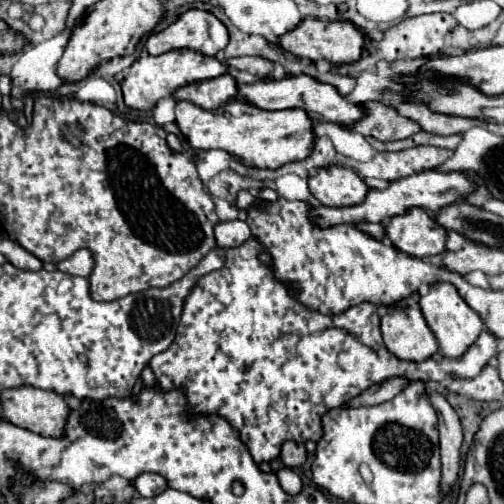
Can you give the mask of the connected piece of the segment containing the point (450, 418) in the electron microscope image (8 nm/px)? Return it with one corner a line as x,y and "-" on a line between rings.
430,394
430,402
438,414
440,456
442,456
442,492
446,494
446,492
450,492
452,484
458,478
462,426
460,426
458,414
452,410
452,406
440,394

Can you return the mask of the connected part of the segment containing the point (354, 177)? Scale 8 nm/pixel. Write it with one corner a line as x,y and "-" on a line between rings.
340,166
320,168
308,178
308,188
322,206
354,206
368,194
364,180
356,172

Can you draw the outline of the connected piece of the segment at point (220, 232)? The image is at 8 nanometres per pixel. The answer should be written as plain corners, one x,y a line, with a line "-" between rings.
230,220
230,222
218,222
214,228
214,236
220,248
232,248
244,244
252,236
252,232
246,222

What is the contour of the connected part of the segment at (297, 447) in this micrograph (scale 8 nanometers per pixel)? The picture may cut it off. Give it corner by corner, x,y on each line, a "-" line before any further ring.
286,440
282,444
282,450
280,450
280,460
286,468
296,468
296,466
302,466
306,462
306,448
304,444
298,444
298,442
292,442
292,440

